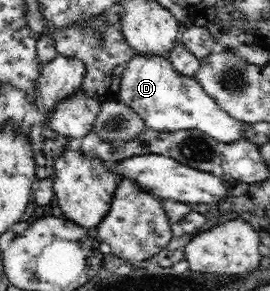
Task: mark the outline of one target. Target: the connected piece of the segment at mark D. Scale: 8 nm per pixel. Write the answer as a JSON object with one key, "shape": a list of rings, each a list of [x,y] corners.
{"shape":[[[134,54],[123,70],[119,90],[114,97],[137,112],[147,129],[157,132],[175,132],[197,129],[223,143],[246,139],[246,123],[234,119],[202,88],[194,77],[183,76],[166,56]]]}

